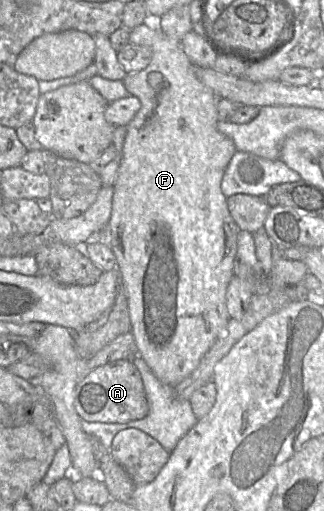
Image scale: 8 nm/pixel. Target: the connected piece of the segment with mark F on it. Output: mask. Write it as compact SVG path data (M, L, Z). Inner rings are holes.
M150 18L145 23L129 31L130 44L148 46L153 50L150 64L142 71L129 73L123 83L131 96L137 97L141 108L127 124L126 136L121 155L121 163L114 183L111 217L107 224L107 244L111 247L116 260L116 270L120 277L120 286L127 299L131 331L136 344L136 355L140 356L162 382L176 387L199 365L202 357L214 342L224 333L230 316L226 306L226 292L234 276L233 266L237 252L237 236L241 230L234 222L227 206L227 197L221 191L221 181L232 156L237 151L233 141L222 134L218 128L218 98L196 76L195 66L185 54L181 42L168 38L160 30L160 19Z

